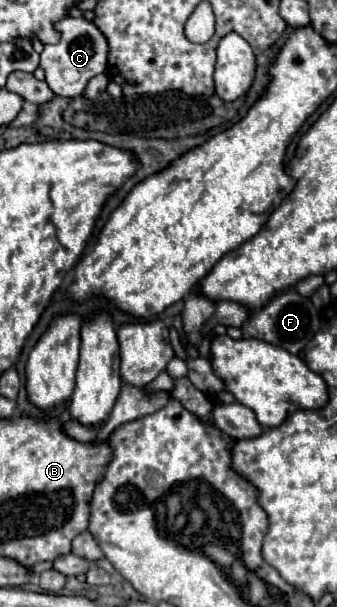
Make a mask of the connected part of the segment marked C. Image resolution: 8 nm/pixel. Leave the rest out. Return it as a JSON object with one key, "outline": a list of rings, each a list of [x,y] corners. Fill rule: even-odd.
{"outline":[[[62,19],[56,29],[60,31],[60,41],[56,45],[46,45],[40,55],[40,67],[46,73],[48,87],[60,97],[76,97],[82,95],[88,81],[98,73],[106,71],[106,61],[110,53],[110,45],[104,33],[88,19]]]}

